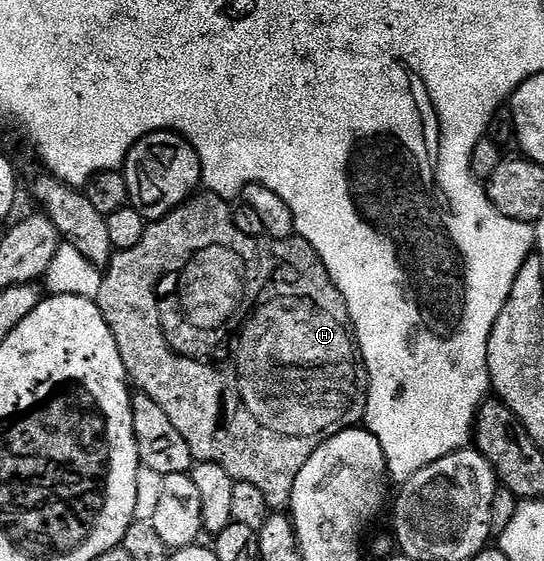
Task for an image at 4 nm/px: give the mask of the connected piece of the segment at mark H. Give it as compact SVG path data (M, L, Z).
M201 191L181 204L178 209L170 211L166 217L161 217L157 221L148 222L143 231L143 239L139 239L139 243L135 243L135 247L114 252L107 268L104 270L101 279L101 290L95 300L100 305L103 315L107 319L107 323L115 335L115 343L119 347L119 353L125 364L125 369L129 372L132 384L140 392L151 395L151 399L155 399L155 403L159 403L159 407L163 407L163 411L167 411L167 419L171 419L171 423L175 423L175 429L183 435L183 439L187 439L187 447L191 447L194 462L200 463L206 461L207 463L215 463L219 467L223 467L223 471L227 471L227 475L231 475L234 481L251 483L254 487L259 487L259 491L263 491L263 499L267 499L270 510L284 510L292 502L295 479L299 479L299 471L303 471L303 467L307 464L307 459L311 459L311 455L315 455L315 451L319 451L319 447L326 439L339 435L344 429L352 429L360 426L365 420L365 408L367 407L367 399L369 398L369 373L365 369L364 361L359 356L359 350L355 344L355 337L351 332L349 312L345 306L343 295L335 287L333 280L330 279L328 271L325 270L323 263L317 257L317 252L313 250L311 243L307 243L302 237L296 235L276 239L268 235L264 237L248 237L247 235L243 235L243 231L239 231L239 227L235 227L233 210L230 202L224 197L217 197L214 193Z

